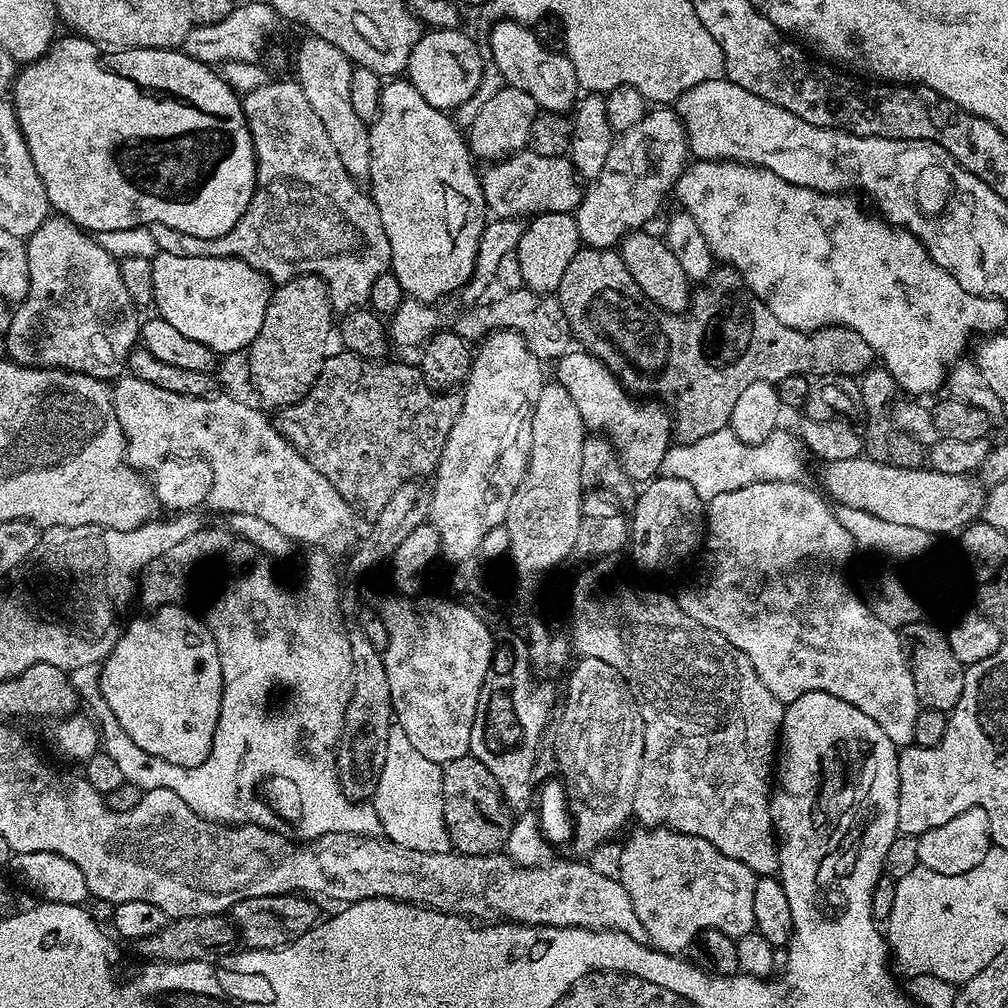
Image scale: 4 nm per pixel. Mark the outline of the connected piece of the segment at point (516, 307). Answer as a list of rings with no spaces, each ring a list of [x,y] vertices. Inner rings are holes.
[[[526,287],[500,294],[497,300],[477,303],[469,307],[457,318],[454,331],[469,342],[480,342],[494,332],[507,330],[516,332],[526,342],[526,346],[542,362],[561,360],[573,347],[574,337],[566,322],[559,299],[552,294],[532,292]]]

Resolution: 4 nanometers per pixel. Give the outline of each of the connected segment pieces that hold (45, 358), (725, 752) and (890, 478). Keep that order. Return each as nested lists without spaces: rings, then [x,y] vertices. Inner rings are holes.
[[[59,214],[49,215],[48,219],[42,222],[42,226],[38,226],[38,230],[34,230],[34,234],[27,237],[26,243],[28,261],[30,262],[30,294],[26,294],[23,302],[15,305],[10,330],[6,333],[6,340],[8,340],[7,359],[13,360],[16,364],[24,364],[27,368],[63,368],[65,372],[81,372],[87,376],[93,376],[96,380],[115,381],[127,369],[128,356],[132,349],[137,347],[142,323],[141,313],[132,303],[130,293],[126,291],[126,285],[122,283],[120,260],[108,253],[99,244],[95,235],[89,234],[85,229],[78,227],[74,221],[67,220]]]
[[[634,590],[630,607],[631,616],[620,616],[620,612],[616,612],[616,616],[604,616],[604,624],[600,624],[600,620],[596,620],[596,624],[588,624],[588,620],[584,620],[584,636],[576,636],[570,644],[573,649],[580,651],[581,657],[593,656],[606,662],[615,672],[619,672],[628,684],[628,689],[632,691],[640,711],[640,717],[644,723],[644,753],[642,770],[638,774],[638,790],[634,790],[632,816],[640,819],[645,829],[667,826],[674,832],[684,833],[685,836],[706,838],[706,842],[710,842],[722,854],[743,862],[751,872],[756,873],[757,877],[773,875],[780,867],[780,849],[772,827],[770,781],[774,776],[774,753],[778,748],[780,726],[784,722],[785,705],[778,698],[774,698],[770,690],[766,690],[762,678],[758,678],[754,666],[750,666],[750,658],[746,658],[742,650],[726,642],[722,634],[694,622],[690,614],[686,614],[676,605],[671,595],[668,597],[660,592]]]
[[[865,456],[841,457],[824,466],[823,491],[841,507],[874,514],[884,522],[939,534],[957,533],[975,523],[982,515],[987,491],[971,475],[942,474],[933,468],[882,465]]]

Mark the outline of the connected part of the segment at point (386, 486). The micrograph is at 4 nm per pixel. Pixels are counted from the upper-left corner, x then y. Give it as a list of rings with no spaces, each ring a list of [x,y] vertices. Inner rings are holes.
[[[340,350],[337,356],[329,355],[324,361],[319,378],[306,396],[278,412],[280,433],[357,513],[378,513],[404,483],[435,473],[464,401],[459,391],[431,388],[415,363],[388,363],[363,360],[353,352]]]

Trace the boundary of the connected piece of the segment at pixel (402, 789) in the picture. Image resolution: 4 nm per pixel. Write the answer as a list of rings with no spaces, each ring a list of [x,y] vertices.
[[[397,722],[387,732],[382,772],[370,803],[378,814],[381,833],[396,845],[422,853],[451,851],[449,832],[445,828],[443,767],[416,752]]]

